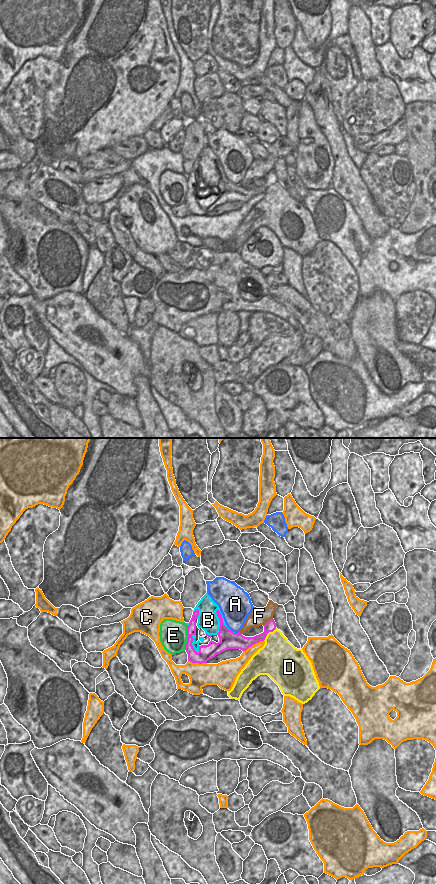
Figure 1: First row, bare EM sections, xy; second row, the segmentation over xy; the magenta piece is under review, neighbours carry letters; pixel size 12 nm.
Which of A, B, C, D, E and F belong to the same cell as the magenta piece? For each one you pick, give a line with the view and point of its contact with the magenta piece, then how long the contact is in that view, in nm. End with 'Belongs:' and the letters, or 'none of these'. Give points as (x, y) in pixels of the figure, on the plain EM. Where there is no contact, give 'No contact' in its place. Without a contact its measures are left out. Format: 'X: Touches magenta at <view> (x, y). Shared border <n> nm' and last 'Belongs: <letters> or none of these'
B: Touches magenta at xy (220, 174). Shared border 320 nm
Belongs: B.

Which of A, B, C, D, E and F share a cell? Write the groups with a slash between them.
A / B / C / D / E / F

